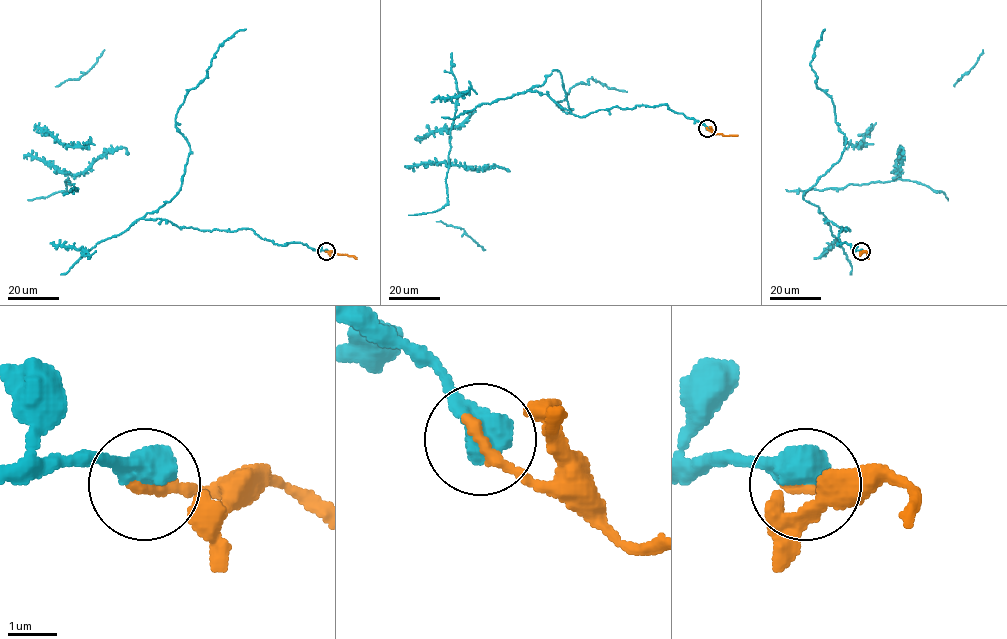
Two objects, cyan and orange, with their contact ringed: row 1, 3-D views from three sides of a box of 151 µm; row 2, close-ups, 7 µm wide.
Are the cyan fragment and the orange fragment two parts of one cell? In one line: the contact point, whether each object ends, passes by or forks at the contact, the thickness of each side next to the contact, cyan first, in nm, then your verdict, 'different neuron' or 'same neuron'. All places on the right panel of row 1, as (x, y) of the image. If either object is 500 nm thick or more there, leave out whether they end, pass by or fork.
(861, 251) | 700/280 nm | same neuron

